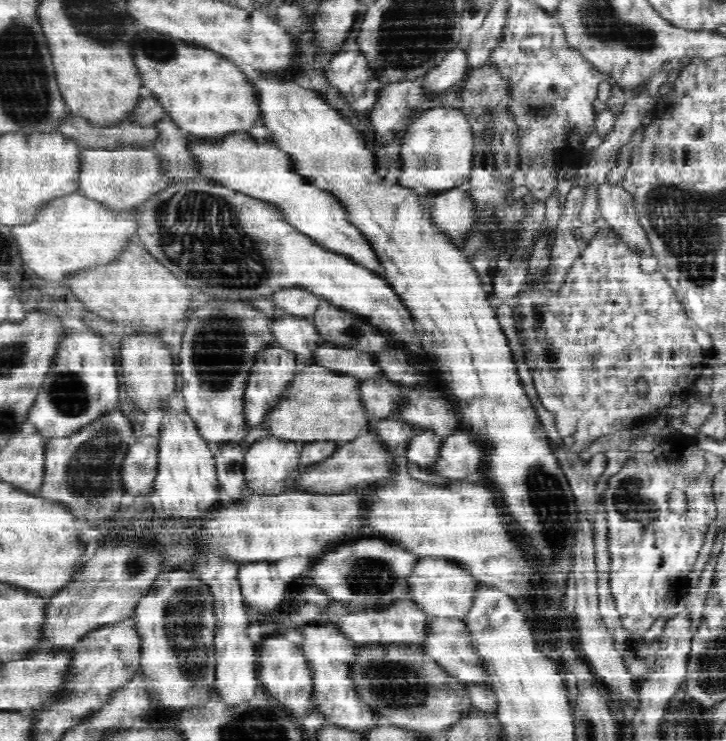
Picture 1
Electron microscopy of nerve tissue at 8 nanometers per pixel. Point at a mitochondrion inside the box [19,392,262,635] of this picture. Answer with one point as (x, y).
(94, 455)

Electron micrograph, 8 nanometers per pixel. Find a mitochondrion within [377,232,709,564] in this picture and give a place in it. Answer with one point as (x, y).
(630, 500)

